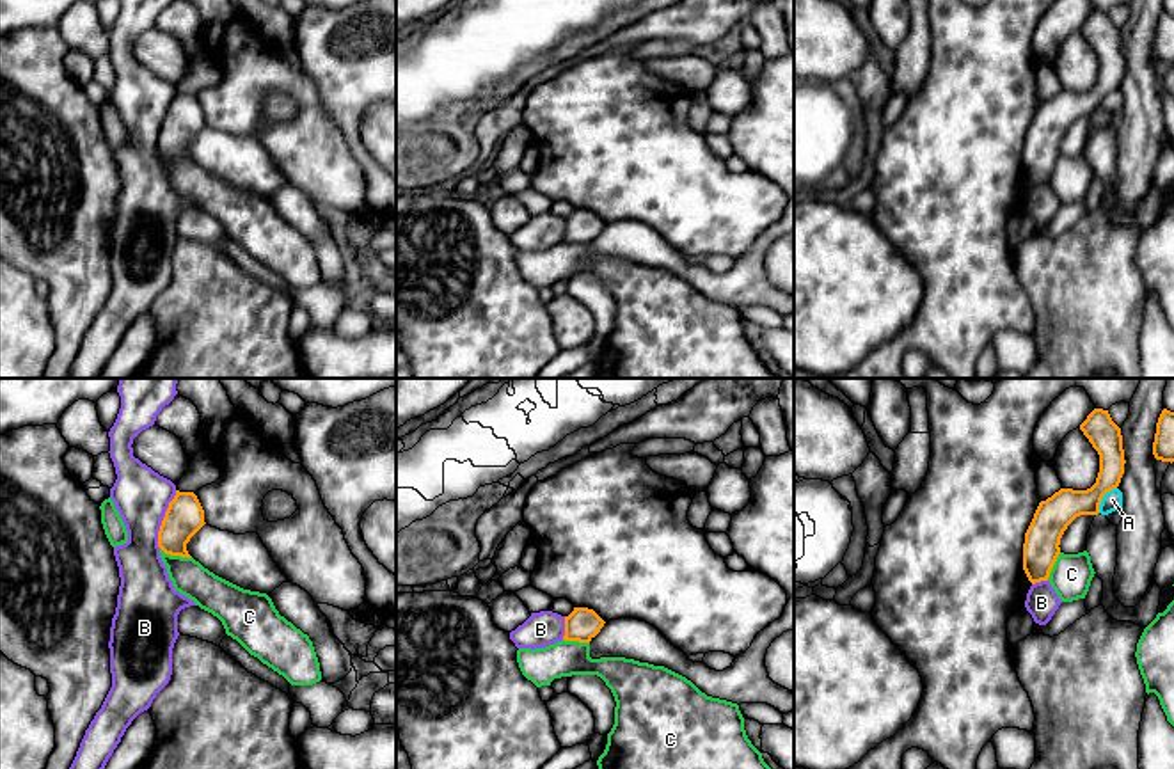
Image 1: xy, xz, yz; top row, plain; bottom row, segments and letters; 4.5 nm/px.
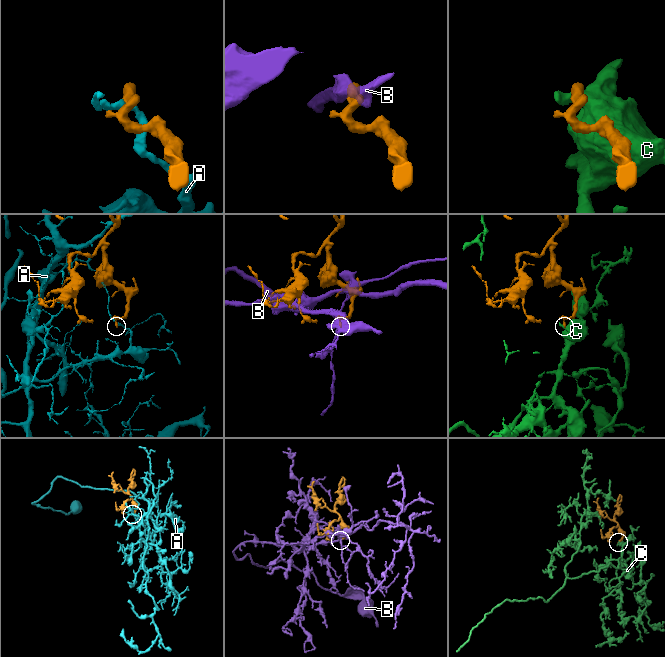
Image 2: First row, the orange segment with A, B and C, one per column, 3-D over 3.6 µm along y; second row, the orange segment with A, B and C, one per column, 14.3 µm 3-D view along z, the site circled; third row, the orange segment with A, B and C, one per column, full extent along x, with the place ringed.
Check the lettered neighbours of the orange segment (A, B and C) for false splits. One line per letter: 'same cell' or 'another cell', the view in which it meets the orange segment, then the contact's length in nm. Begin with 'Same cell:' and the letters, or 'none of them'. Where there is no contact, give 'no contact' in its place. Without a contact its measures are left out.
Same cell: C
A: another cell; meets orange in yz; contact 150 nm long
B: another cell; meets orange in xy; contact 280 nm long
C: same cell; meets orange in xy; contact 150 nm long

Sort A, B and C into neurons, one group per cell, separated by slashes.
A / B / C

